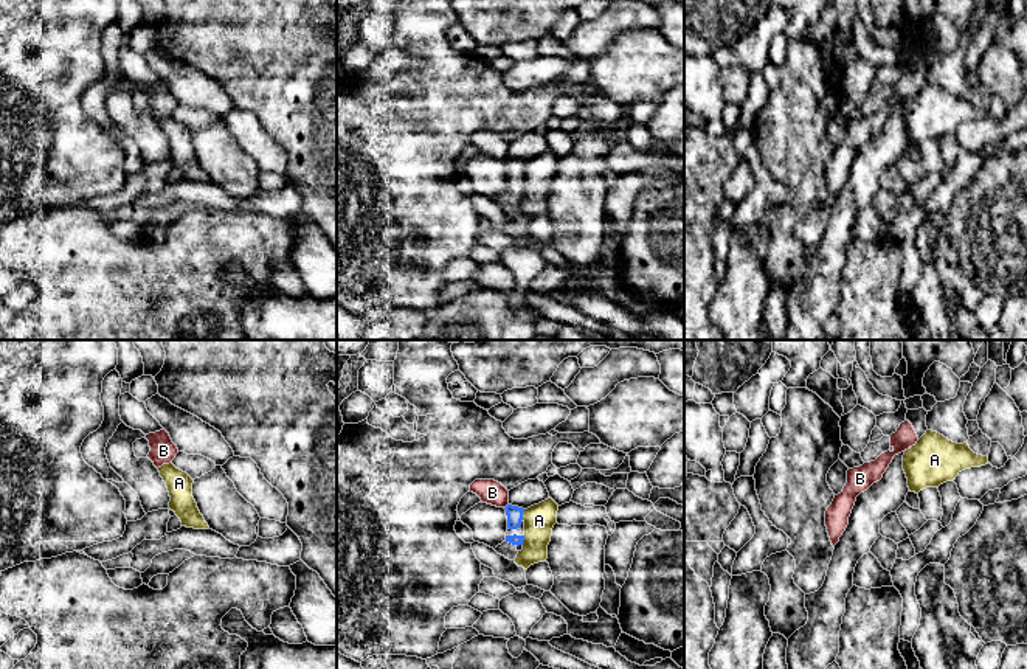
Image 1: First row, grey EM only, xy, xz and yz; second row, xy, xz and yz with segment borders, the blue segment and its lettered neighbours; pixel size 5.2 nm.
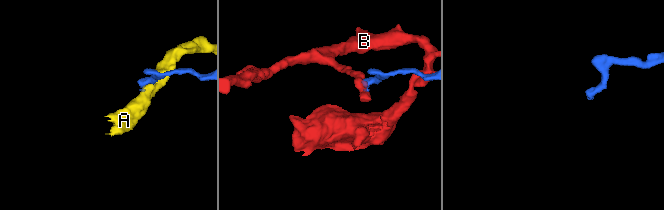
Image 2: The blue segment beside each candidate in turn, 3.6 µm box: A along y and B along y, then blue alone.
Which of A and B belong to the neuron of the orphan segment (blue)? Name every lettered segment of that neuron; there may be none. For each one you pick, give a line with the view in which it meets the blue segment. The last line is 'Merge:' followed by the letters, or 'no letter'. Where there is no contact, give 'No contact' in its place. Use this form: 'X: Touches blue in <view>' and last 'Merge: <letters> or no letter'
Merge: no letter

